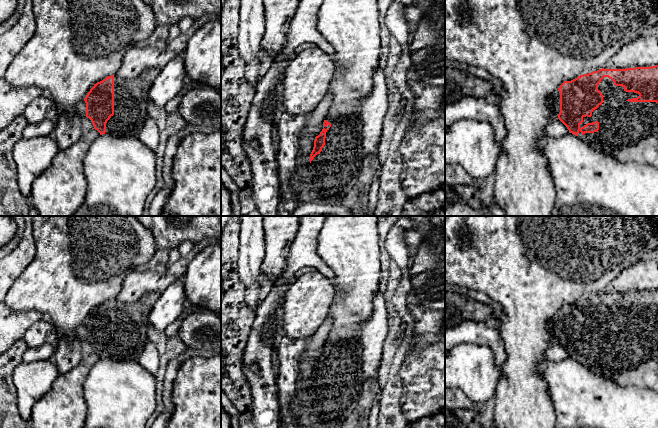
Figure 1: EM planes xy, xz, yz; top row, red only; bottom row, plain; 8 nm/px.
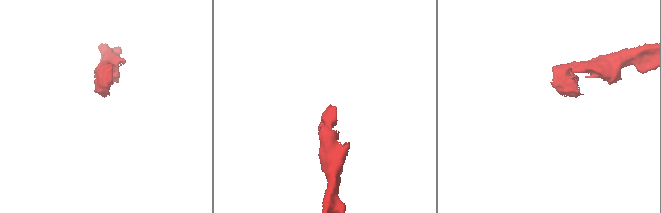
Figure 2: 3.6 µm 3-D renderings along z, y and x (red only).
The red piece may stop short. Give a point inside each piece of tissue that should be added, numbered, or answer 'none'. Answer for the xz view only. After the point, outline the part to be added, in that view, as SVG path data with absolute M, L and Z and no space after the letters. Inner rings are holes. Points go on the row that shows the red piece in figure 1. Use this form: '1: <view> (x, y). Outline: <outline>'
1: xz (336, 168). Outline: M343 117L332 122L326 132L325 145L310 163L315 175L314 189L324 197L324 203L341 204L344 196L354 189L365 156L361 117Z

